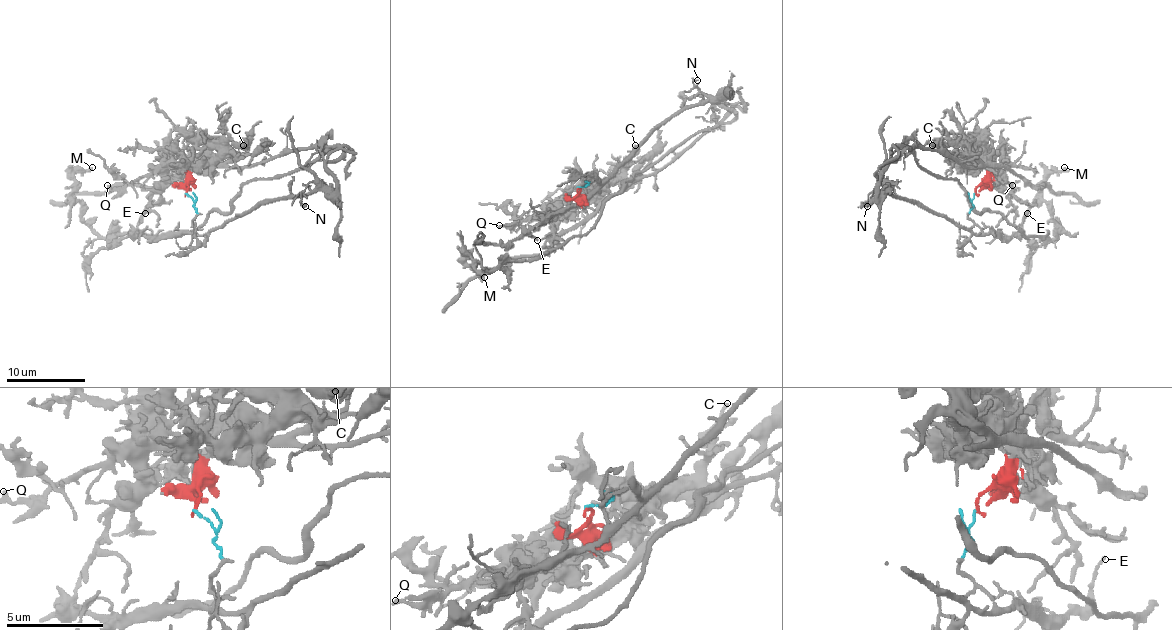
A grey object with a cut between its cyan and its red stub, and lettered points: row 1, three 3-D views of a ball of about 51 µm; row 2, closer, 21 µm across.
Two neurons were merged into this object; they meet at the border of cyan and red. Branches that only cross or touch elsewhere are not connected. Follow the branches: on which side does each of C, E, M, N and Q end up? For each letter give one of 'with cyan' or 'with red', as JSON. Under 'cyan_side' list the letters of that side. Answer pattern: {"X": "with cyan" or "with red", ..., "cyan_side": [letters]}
{"C": "with red", "E": "with cyan", "M": "with cyan", "N": "with cyan", "Q": "with red", "cyan_side": ["E", "M", "N"]}

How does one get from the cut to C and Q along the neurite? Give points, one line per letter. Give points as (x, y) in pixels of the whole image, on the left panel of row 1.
C: (185, 193), (193, 165), (227, 141), (243, 145)
Q: (185, 193), (187, 187), (183, 171), (157, 169), (122, 189), (112, 191), (108, 185)

